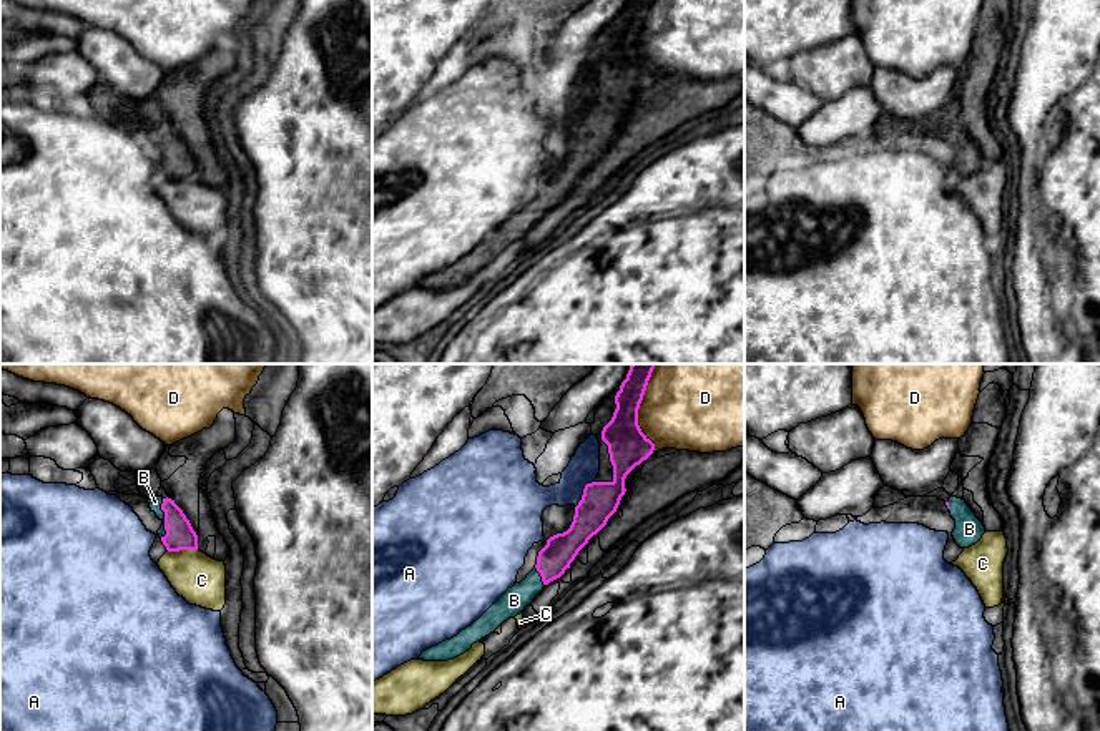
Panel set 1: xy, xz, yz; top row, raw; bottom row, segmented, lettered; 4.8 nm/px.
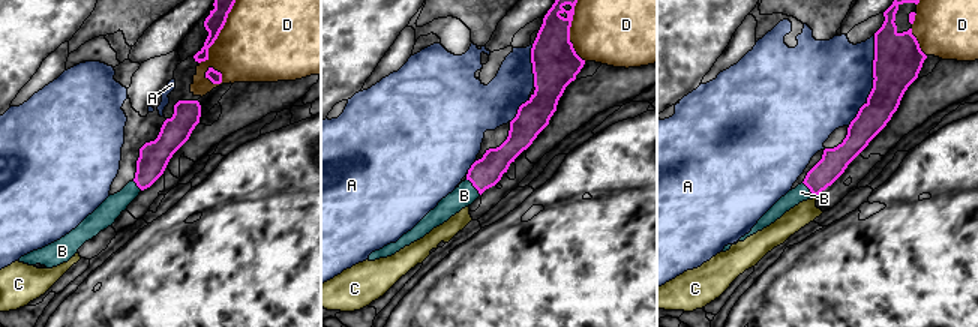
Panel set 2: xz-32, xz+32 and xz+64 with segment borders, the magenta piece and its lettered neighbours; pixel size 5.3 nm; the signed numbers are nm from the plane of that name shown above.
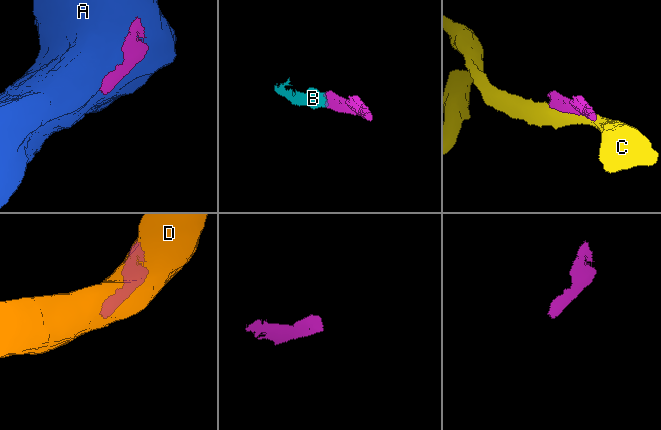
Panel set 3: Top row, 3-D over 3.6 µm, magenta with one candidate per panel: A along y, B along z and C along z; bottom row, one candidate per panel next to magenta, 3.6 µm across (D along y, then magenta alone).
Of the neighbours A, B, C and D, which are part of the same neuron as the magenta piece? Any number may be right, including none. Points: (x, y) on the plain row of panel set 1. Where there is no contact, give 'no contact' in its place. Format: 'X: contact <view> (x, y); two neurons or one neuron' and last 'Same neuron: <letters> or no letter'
A: contact xz (584, 120); two neurons
B: contact xy (165, 147); one neuron
C: contact xy (181, 176); two neurons
D: contact xz (637, 40); two neurons
Same neuron: B

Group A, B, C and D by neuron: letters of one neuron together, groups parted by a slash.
A / B / C / D

